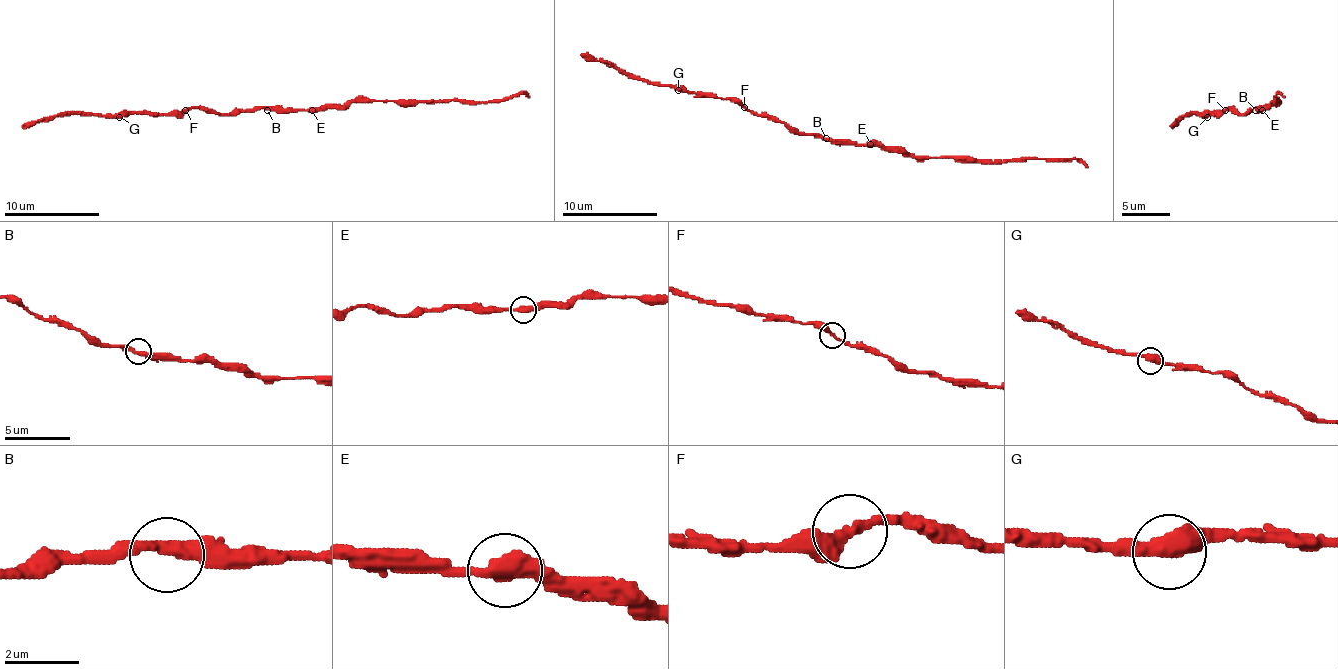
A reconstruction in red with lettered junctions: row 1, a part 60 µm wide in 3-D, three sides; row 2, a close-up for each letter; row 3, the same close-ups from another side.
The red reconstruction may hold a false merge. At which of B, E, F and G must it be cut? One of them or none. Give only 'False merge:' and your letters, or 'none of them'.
False merge: none of them

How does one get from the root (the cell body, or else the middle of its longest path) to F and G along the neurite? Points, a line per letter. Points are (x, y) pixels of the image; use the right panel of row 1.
F: (1257, 107), (1243, 114), (1234, 107), (1224, 110)
G: (1257, 107), (1243, 114), (1234, 107), (1226, 107), (1207, 117)

